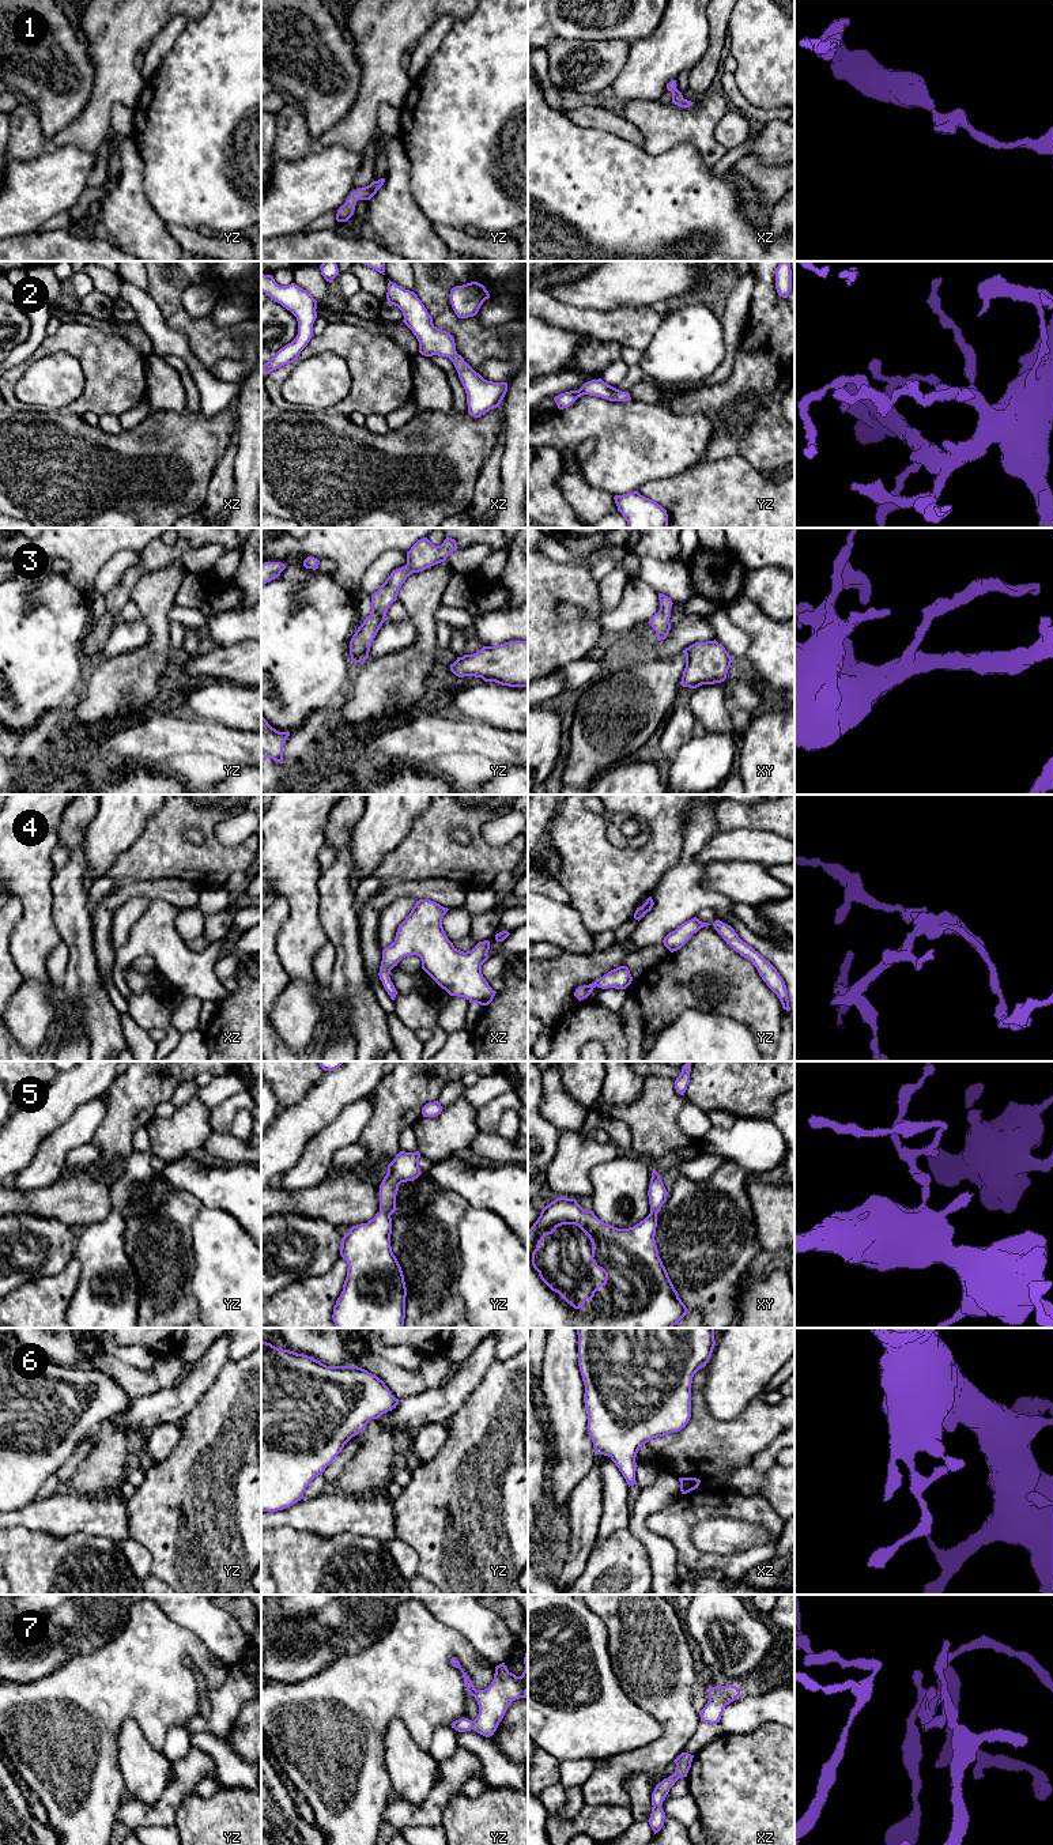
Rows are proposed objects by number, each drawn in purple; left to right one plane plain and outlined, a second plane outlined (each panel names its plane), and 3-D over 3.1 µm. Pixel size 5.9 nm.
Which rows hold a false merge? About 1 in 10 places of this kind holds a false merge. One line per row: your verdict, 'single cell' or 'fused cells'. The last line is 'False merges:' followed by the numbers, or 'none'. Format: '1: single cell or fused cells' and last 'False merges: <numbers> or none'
1: single cell
2: single cell
3: single cell
4: single cell
5: single cell
6: single cell
7: single cell
False merges: none

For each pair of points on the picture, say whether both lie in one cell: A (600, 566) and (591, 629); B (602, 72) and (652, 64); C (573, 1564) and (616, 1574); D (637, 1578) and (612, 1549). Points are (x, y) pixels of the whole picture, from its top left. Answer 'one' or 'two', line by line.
A: two
B: two
C: two
D: one

